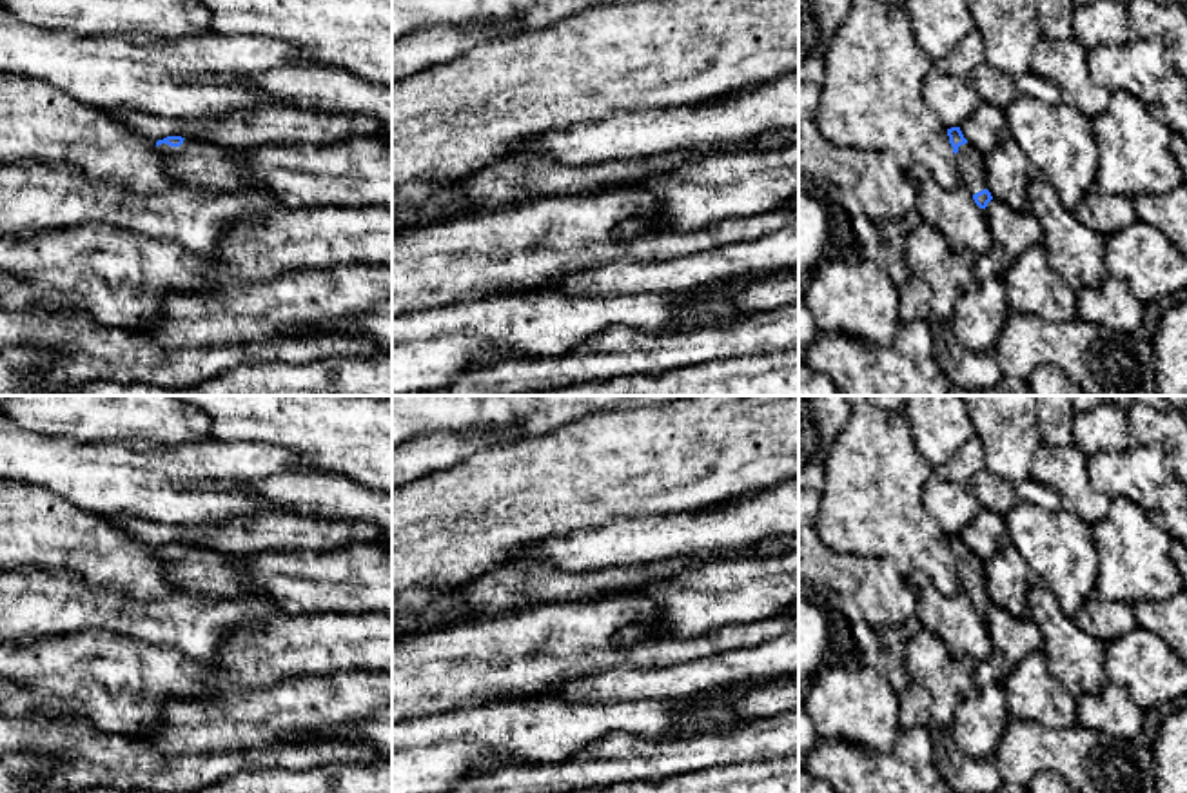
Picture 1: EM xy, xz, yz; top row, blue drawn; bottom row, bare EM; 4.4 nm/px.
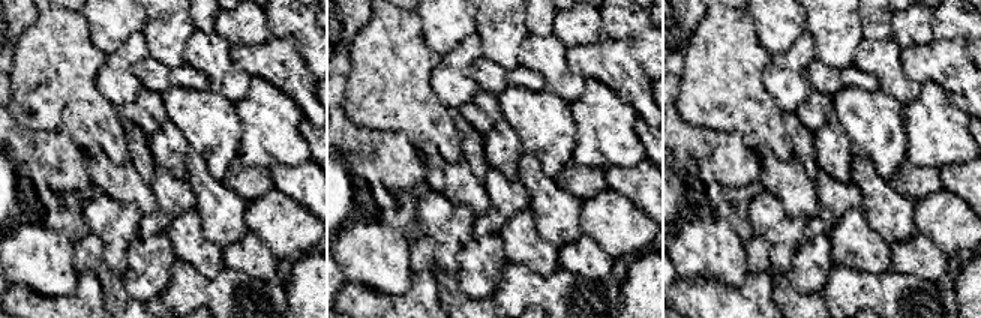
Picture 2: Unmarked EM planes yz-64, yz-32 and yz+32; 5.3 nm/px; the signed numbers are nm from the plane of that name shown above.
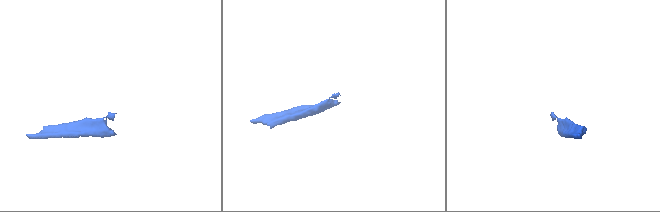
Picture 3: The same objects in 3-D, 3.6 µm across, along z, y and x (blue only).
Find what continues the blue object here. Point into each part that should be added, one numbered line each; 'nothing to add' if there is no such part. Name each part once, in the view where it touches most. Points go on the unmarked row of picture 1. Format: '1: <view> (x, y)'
1: xy (198, 570)

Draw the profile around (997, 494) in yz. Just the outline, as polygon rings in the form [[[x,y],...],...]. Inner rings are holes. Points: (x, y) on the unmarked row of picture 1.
[[[984,468],[971,481],[971,490],[982,508],[1002,517],[1020,503],[1031,503],[1045,510],[1062,508],[1058,494],[1033,477],[1024,483],[1011,483]]]

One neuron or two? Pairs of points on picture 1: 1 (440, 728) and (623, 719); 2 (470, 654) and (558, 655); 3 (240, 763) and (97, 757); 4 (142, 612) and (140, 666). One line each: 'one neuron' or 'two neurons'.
1: one neuron
2: one neuron
3: one neuron
4: two neurons

